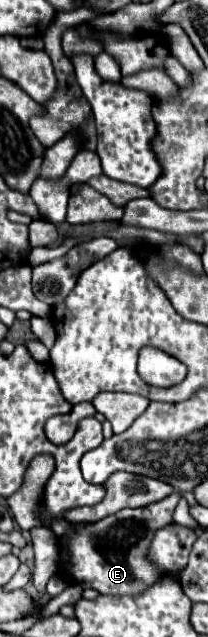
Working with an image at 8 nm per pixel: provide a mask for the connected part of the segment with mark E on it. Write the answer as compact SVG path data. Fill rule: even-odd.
M171 493L157 503L139 509L123 509L97 523L83 525L81 529L71 529L71 523L67 523L65 519L51 521L49 527L67 545L71 577L83 589L95 589L101 595L139 595L149 589L157 579L161 579L161 573L145 559L145 553L151 545L155 529L173 523L171 515L179 499L179 493Z

